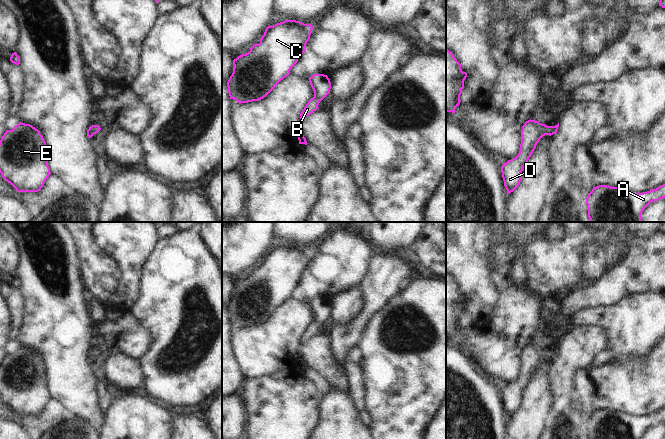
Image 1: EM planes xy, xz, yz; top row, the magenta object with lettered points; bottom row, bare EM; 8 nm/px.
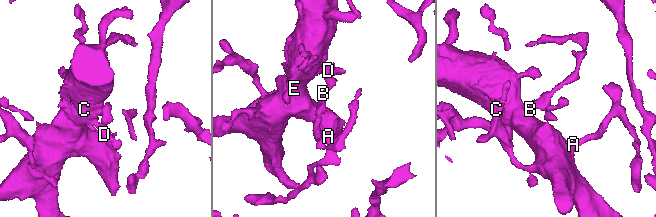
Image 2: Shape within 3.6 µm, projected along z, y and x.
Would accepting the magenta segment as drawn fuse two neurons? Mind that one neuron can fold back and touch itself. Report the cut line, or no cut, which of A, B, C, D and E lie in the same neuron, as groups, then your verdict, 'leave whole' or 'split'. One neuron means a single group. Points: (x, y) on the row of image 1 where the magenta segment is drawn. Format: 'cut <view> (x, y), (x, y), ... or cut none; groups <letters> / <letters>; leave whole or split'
cut none; groups A B C D E; leave whole

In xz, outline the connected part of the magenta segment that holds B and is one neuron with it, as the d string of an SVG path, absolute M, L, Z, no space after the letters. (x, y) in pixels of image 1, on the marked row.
M313 74L309 77L309 82L314 91L314 97L308 101L303 111L300 113L300 119L316 111L319 108L319 103L330 94L331 82L327 75Z

